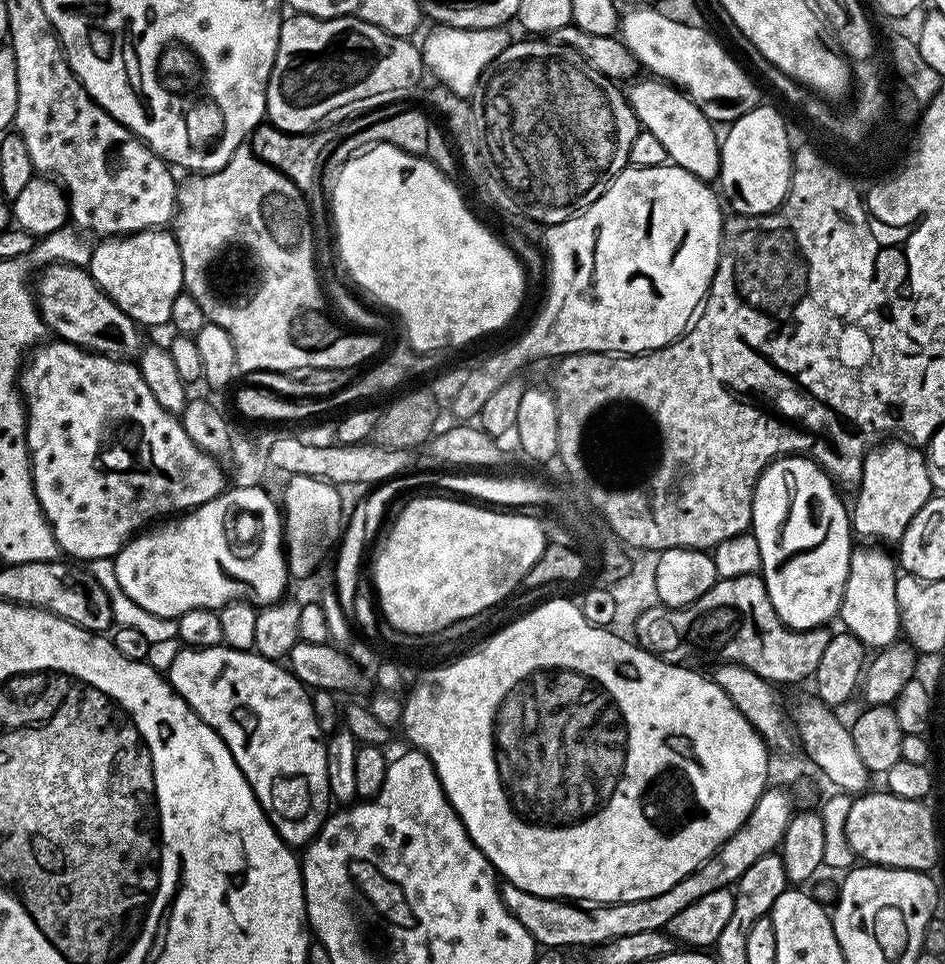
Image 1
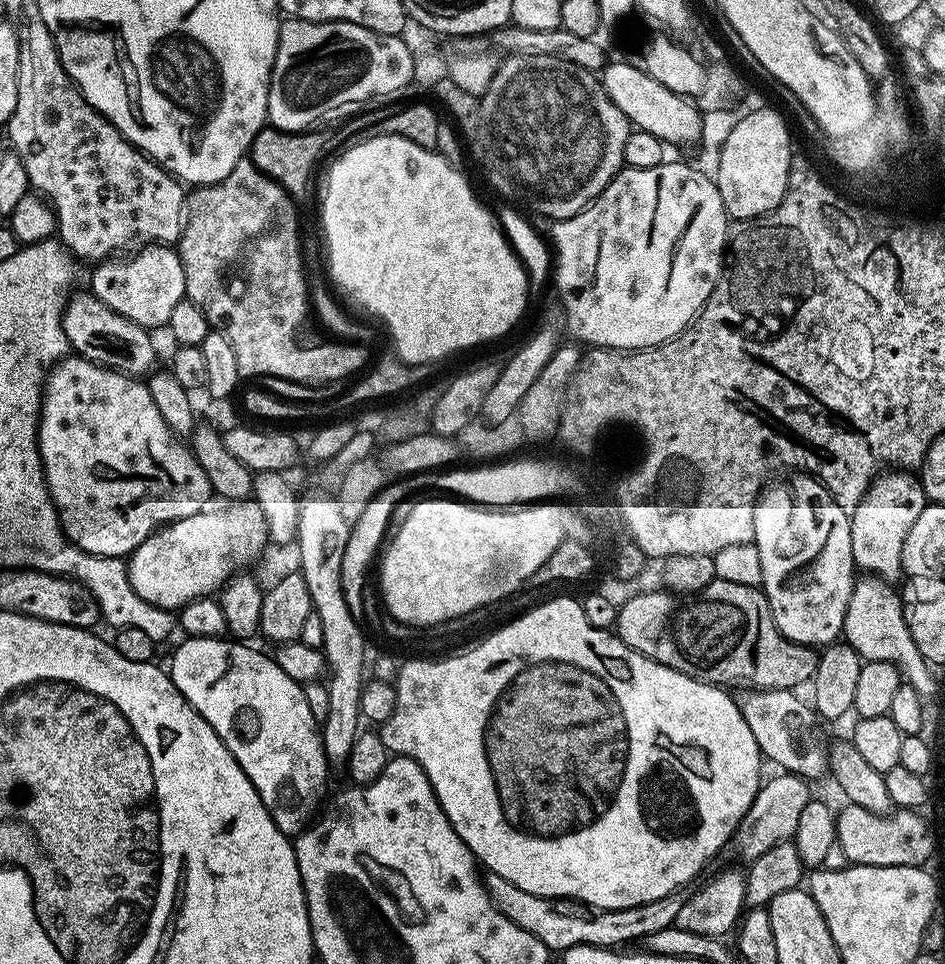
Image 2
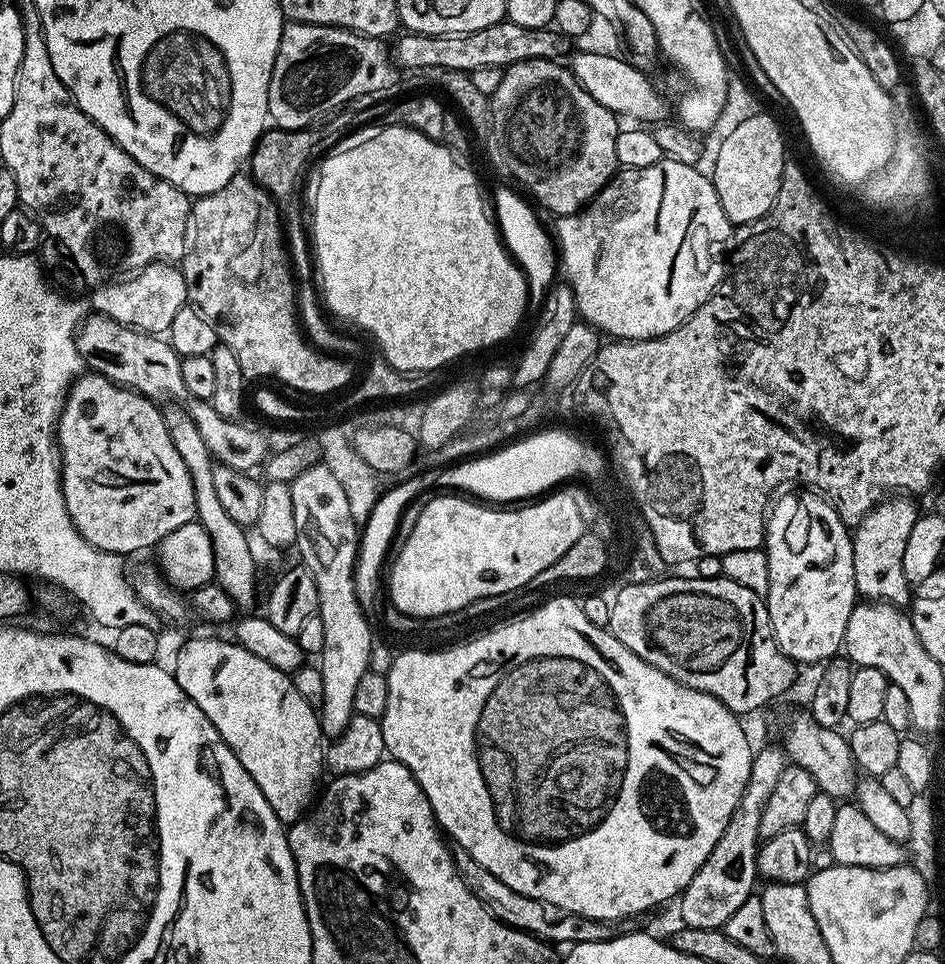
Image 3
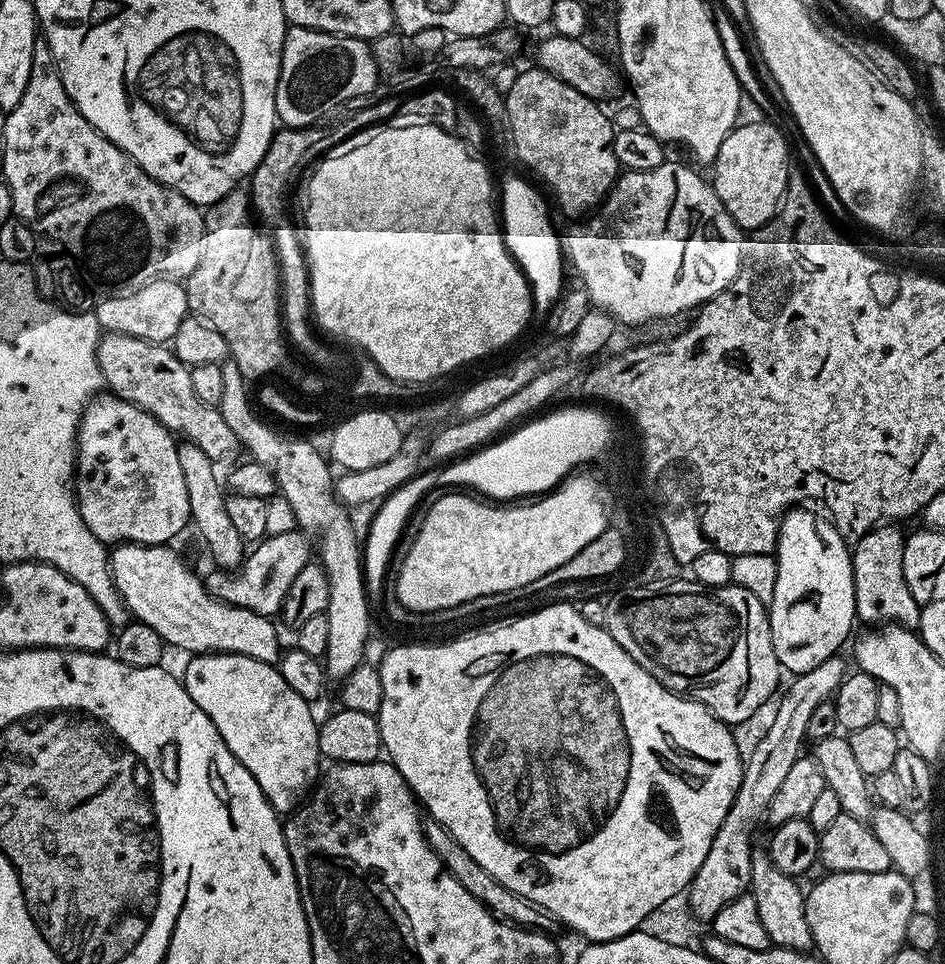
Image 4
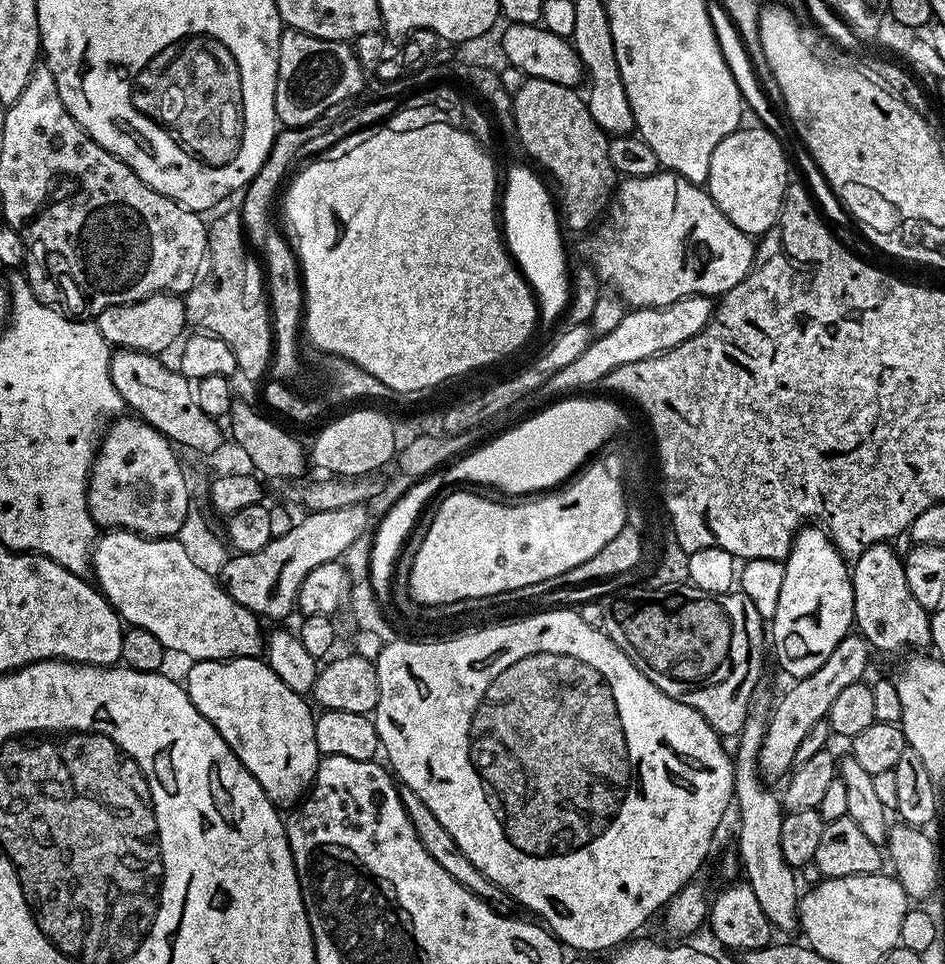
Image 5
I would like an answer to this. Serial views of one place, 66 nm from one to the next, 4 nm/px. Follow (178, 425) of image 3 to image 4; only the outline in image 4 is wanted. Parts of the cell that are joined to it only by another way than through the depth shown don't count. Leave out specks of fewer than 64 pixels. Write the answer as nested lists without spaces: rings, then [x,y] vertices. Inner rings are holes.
[[[187,442],[181,443],[178,447],[178,463],[182,466],[182,478],[186,481],[186,494],[190,497],[191,523],[196,524],[208,552],[217,569],[235,570],[244,562],[246,555],[246,542],[242,534],[232,523],[230,513],[226,511],[226,492],[222,487],[222,480],[216,477],[217,465],[198,446]],[[220,484],[221,488],[220,489]],[[224,491],[224,492],[223,492]]]

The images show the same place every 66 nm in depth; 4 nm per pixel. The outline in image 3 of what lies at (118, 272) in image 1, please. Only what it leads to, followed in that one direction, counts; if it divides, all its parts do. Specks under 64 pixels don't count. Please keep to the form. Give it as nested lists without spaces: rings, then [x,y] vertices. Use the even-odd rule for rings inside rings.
[[[172,262],[148,264],[127,278],[93,287],[91,292],[93,313],[114,318],[114,322],[122,322],[139,332],[153,334],[167,333],[178,310],[182,310],[188,304],[183,271]]]

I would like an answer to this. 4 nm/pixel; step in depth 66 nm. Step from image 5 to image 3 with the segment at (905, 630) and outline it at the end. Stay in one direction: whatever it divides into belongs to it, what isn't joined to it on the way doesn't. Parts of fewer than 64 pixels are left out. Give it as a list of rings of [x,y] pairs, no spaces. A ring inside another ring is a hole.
[[[904,494],[885,498],[855,525],[852,532],[854,582],[857,593],[865,601],[904,606],[913,599],[914,592],[911,592],[904,573],[906,542],[910,542],[910,530],[914,530],[918,519],[916,504],[912,500],[915,499]]]

